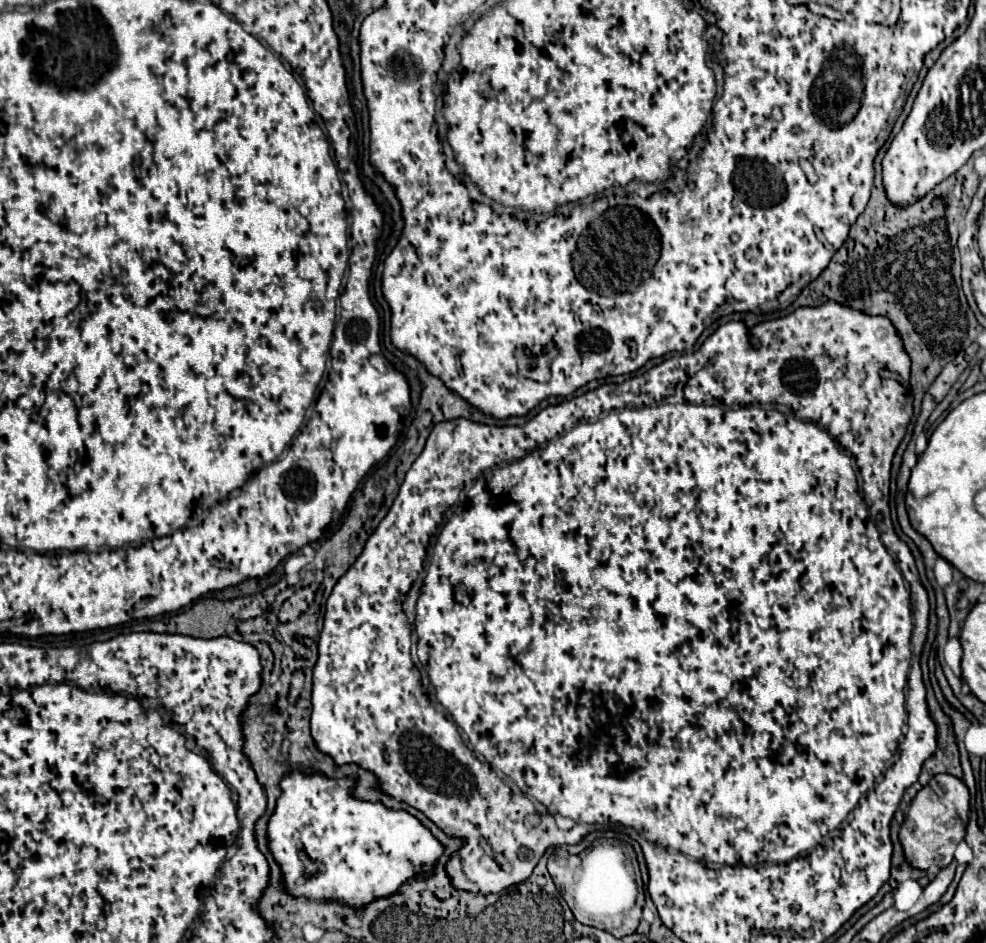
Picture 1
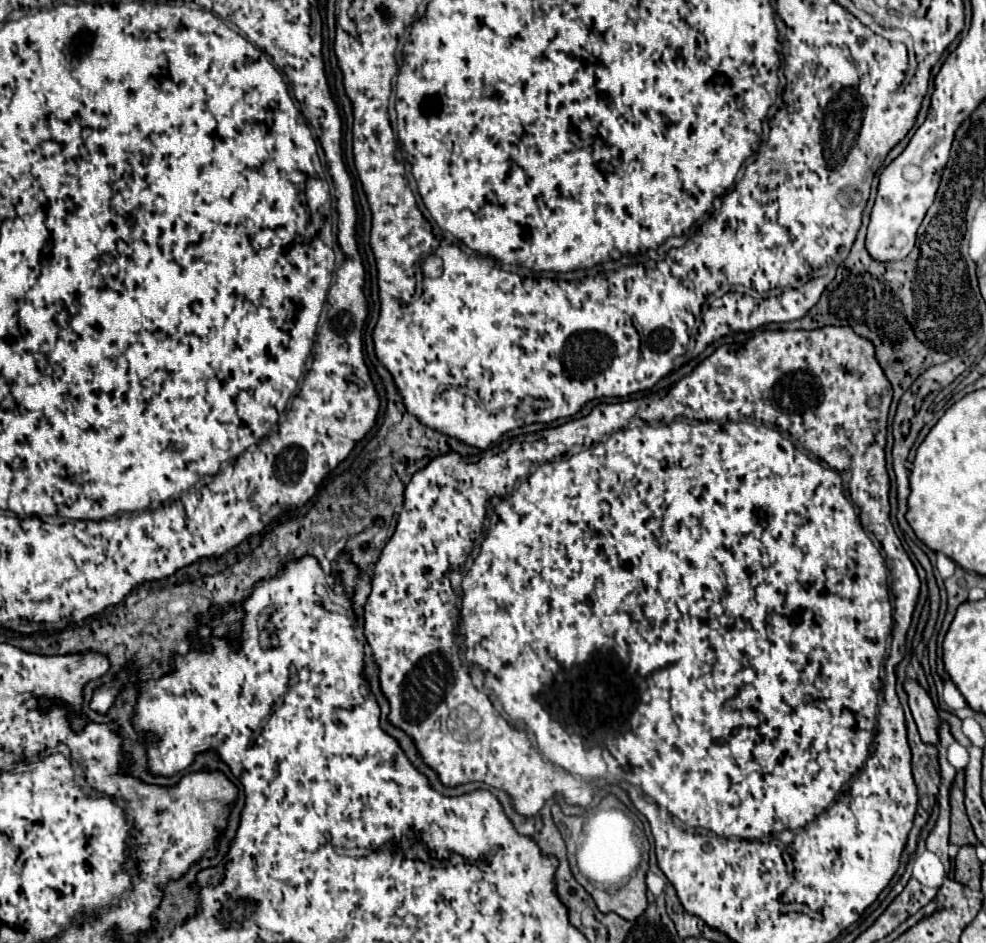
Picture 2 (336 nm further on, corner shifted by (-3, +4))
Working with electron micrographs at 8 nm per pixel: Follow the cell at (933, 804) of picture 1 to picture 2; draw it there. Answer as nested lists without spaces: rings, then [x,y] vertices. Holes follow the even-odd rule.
[[[907,680],[905,682],[905,690],[909,694],[909,706],[911,706],[915,724],[919,728],[921,740],[925,744],[939,746],[939,726],[941,726],[941,720],[939,720],[937,708],[933,706],[933,700],[929,698],[929,694],[917,682]]]

